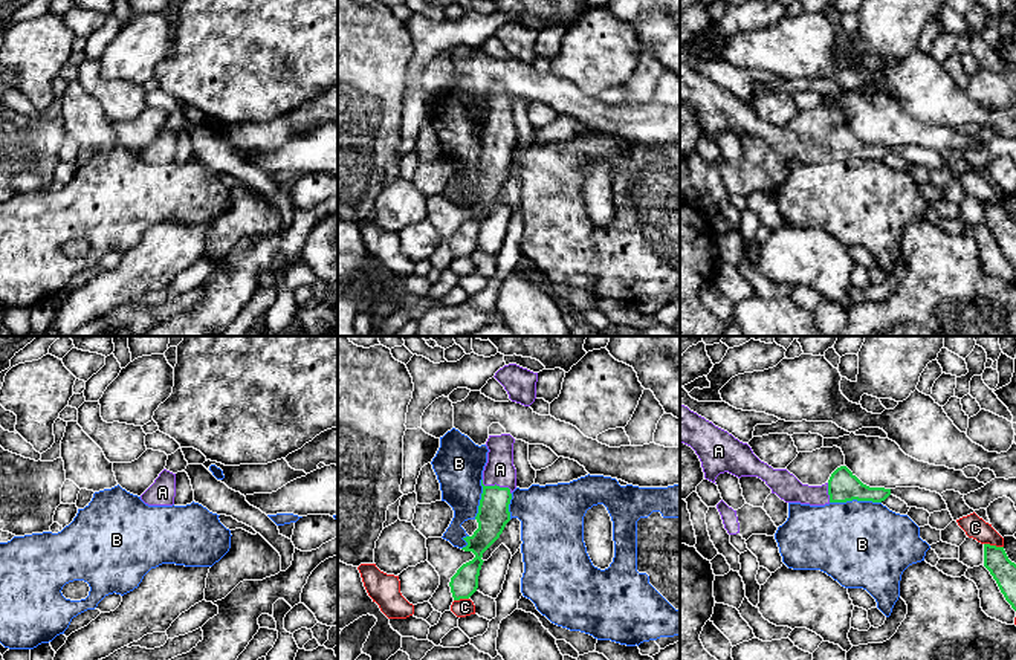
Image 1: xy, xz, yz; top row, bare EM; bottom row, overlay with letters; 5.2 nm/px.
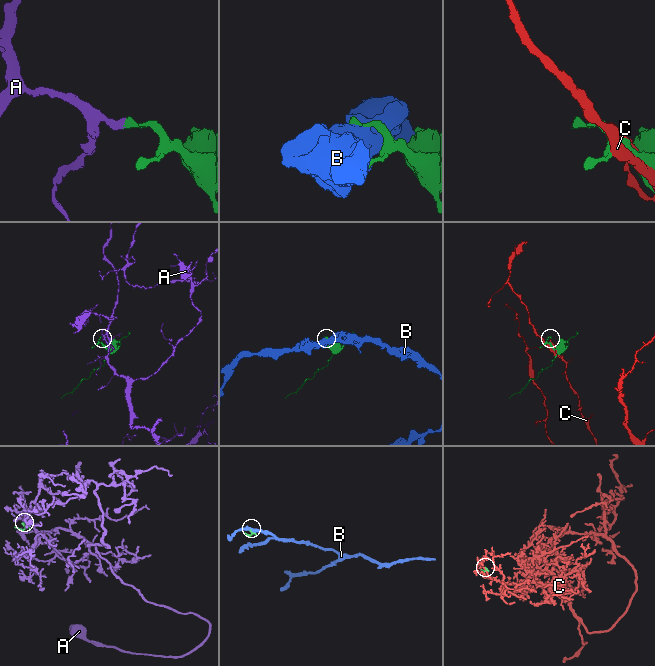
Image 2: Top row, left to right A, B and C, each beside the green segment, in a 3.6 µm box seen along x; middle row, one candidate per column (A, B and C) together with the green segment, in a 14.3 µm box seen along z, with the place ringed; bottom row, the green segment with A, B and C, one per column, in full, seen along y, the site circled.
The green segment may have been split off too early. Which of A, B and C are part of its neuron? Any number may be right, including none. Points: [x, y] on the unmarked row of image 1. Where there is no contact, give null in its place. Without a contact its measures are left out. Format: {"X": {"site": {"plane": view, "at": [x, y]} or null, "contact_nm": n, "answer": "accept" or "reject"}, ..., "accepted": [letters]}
{"A": {"site": {"plane": "xz", "at": [495, 142]}, "contact_nm": 180, "answer": "accept"}, "B": {"site": {"plane": "yz", "at": [854, 156]}, "contact_nm": 280, "answer": "reject"}, "C": {"site": {"plane": "yz", "at": [993, 203]}, "contact_nm": 110, "answer": "reject"}, "accepted": ["A"]}

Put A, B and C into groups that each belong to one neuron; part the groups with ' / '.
A / B / C

